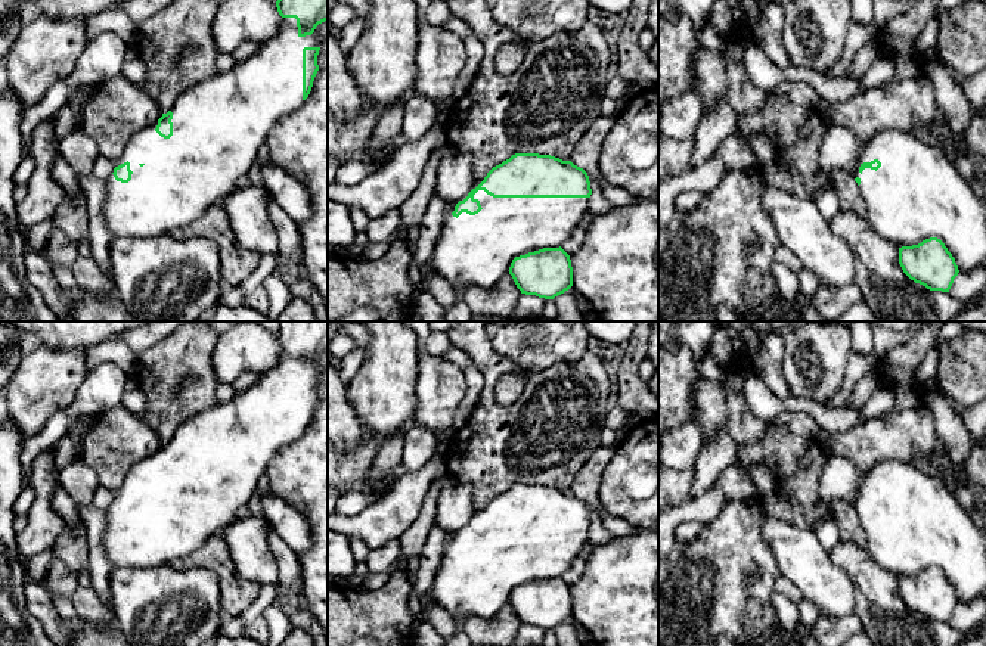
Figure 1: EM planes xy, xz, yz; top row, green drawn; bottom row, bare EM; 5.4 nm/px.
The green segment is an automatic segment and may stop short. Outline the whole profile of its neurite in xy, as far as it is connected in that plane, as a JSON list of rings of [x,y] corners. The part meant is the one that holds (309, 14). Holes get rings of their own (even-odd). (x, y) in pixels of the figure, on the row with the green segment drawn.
[[[277,0],[276,7],[282,24],[275,38],[260,43],[255,55],[236,62],[230,71],[217,72],[190,87],[167,114],[128,140],[115,161],[114,173],[106,178],[103,217],[112,237],[170,235],[196,221],[211,205],[221,204],[238,187],[239,178],[260,161],[258,149],[272,127],[308,97],[319,71],[317,55],[325,41],[314,29],[328,21],[328,0]]]

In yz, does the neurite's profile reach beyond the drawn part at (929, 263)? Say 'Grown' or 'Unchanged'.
Grown

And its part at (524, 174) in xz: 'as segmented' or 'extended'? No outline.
extended

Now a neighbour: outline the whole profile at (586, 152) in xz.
[[[601,115],[599,118],[596,118],[589,130],[573,147],[571,162],[587,173],[590,186],[598,183],[602,143],[616,124],[617,117],[618,115]]]

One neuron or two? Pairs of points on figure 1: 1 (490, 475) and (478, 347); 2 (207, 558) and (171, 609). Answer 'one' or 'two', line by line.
1: one
2: two

